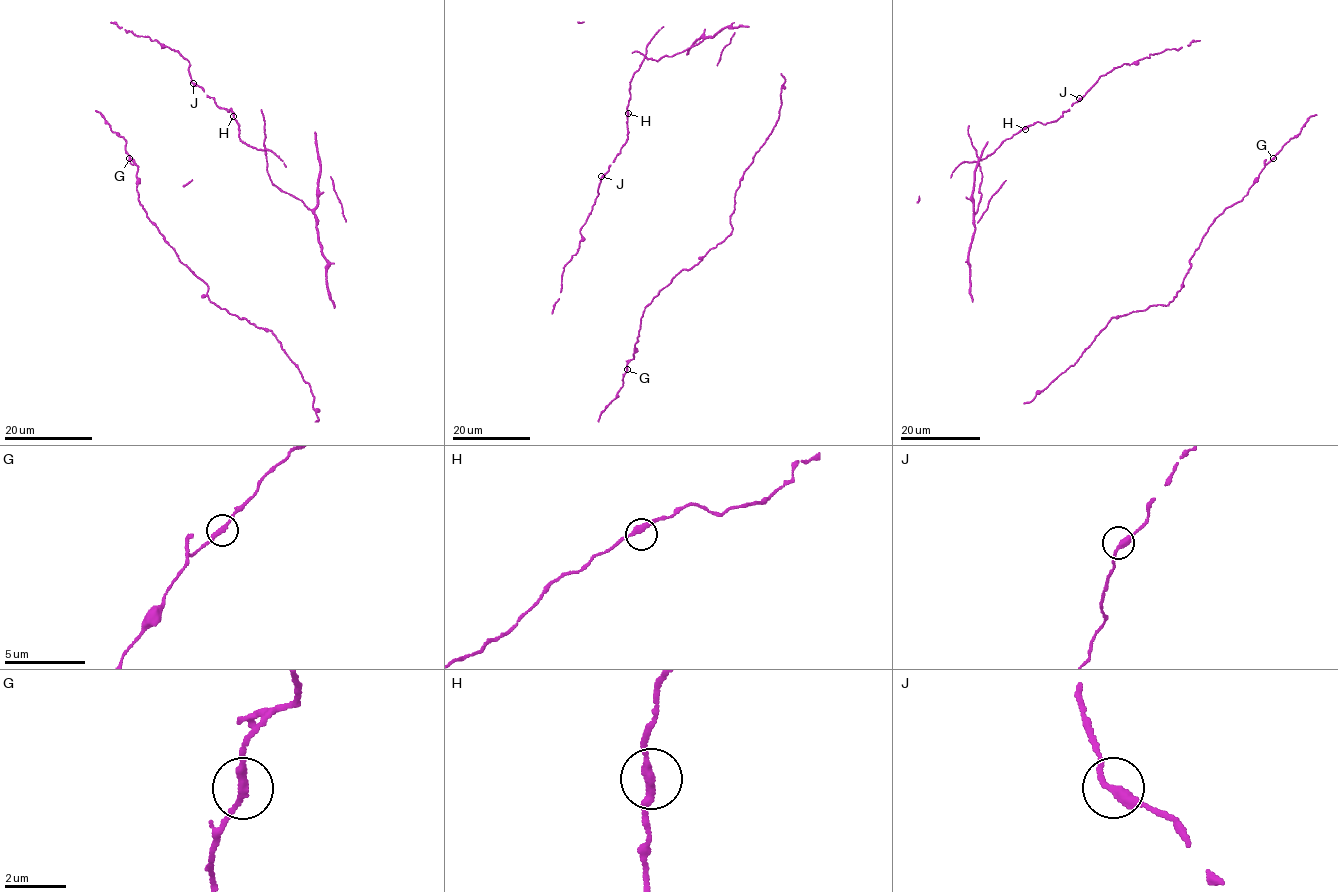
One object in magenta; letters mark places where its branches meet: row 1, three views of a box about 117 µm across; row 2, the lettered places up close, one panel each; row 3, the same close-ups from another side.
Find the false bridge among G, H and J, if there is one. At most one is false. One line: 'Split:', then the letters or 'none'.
Split: none

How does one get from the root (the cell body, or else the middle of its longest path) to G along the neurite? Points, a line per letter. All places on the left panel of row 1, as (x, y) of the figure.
G: (160, 233), (139, 203), (136, 189), (138, 167), (130, 163), (129, 158)

